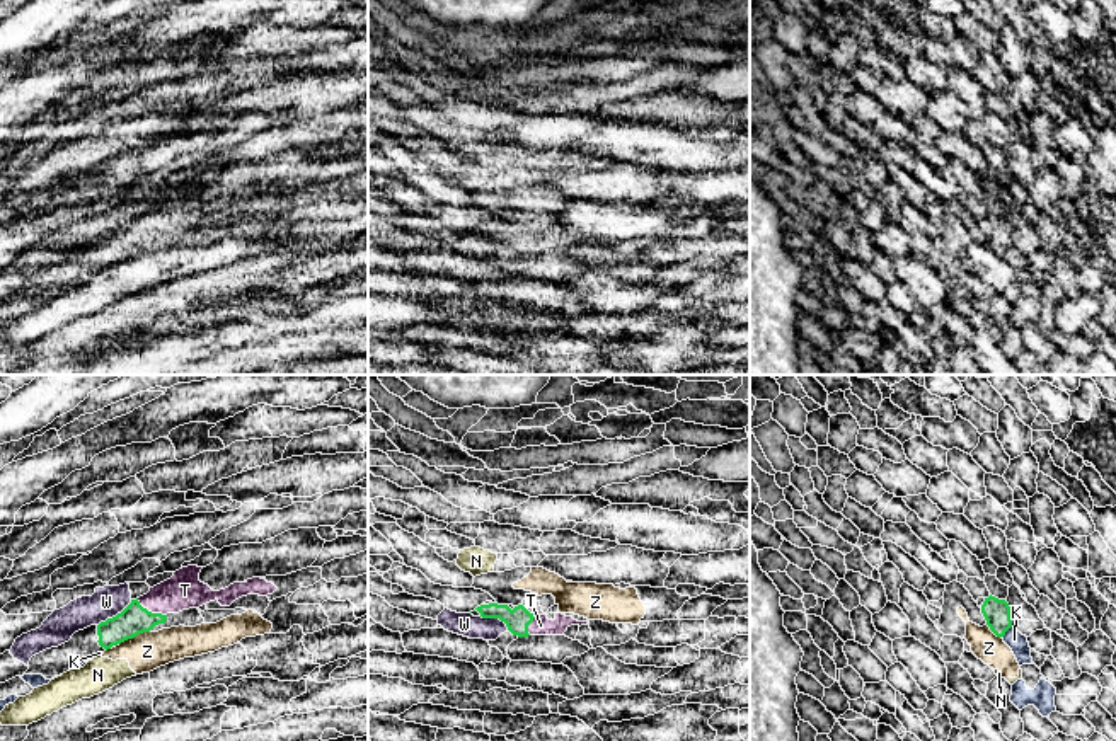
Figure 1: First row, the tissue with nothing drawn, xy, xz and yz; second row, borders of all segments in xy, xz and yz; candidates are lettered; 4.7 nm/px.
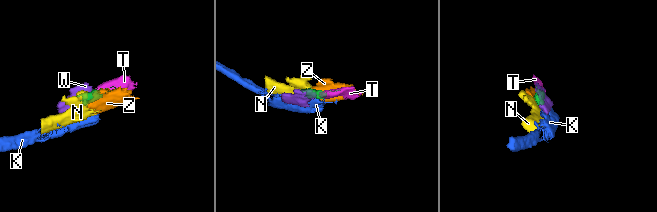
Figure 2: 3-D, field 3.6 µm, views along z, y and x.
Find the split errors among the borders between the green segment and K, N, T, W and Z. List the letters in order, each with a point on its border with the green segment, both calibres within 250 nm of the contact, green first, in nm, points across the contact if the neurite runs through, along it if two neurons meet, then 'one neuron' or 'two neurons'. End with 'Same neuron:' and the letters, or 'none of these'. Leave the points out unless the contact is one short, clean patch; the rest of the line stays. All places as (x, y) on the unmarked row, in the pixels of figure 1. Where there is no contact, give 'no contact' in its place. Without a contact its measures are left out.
K: yz (1006, 249) | 130/90 nm | along yz (1011, 244), (1002, 256) | two neurons
N: xy (113, 263) | 140/20 nm | along xy (118, 261), (109, 266) | two neurons
T: xy (150, 230) | 140/170 nm | across xy (135, 237), (150, 230), (164, 217), (184, 208) | one neuron
W: xy (116, 234) | 140/150 nm | along xy (132, 218), (97, 244) | two neurons
Z: xy (133, 254) | 140/180 nm | along xy (149, 249), (138, 251), (120, 263) | two neurons
Same neuron: T

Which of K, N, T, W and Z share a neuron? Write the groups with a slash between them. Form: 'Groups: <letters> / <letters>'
Groups: K / N Z / T / W

